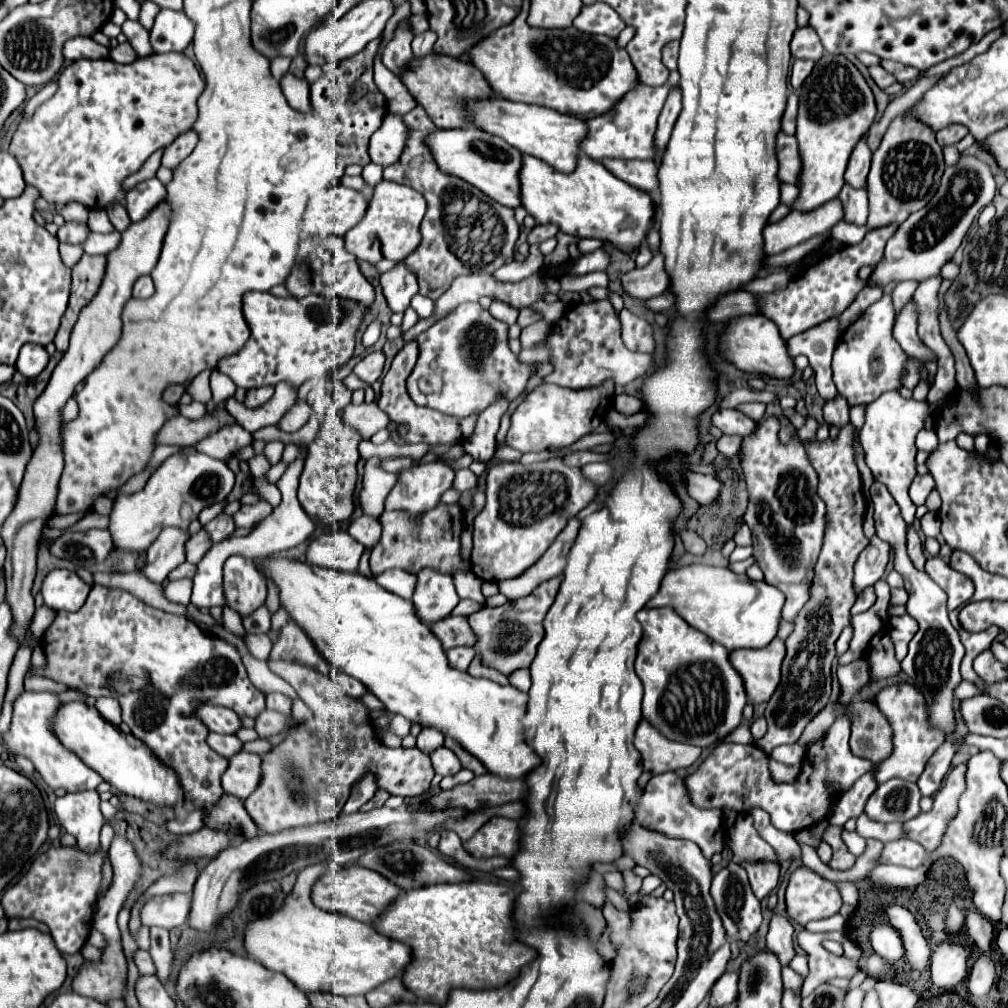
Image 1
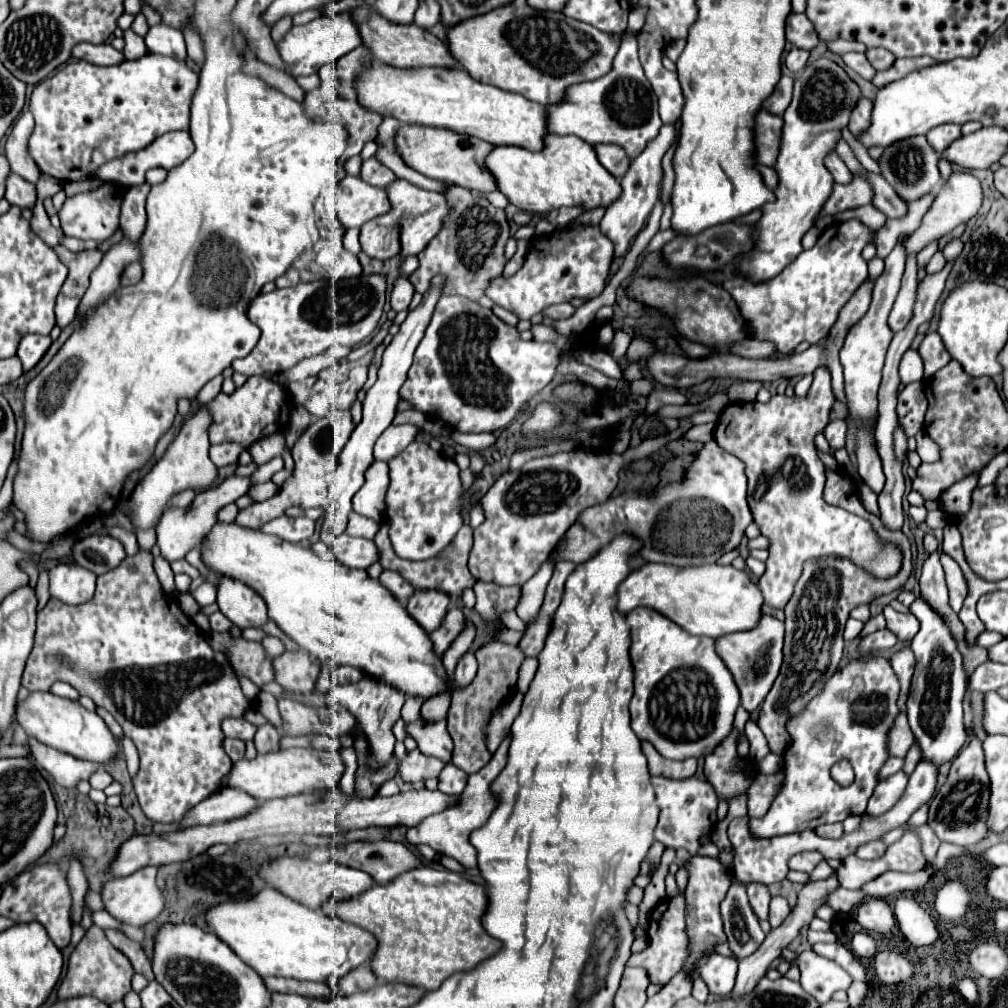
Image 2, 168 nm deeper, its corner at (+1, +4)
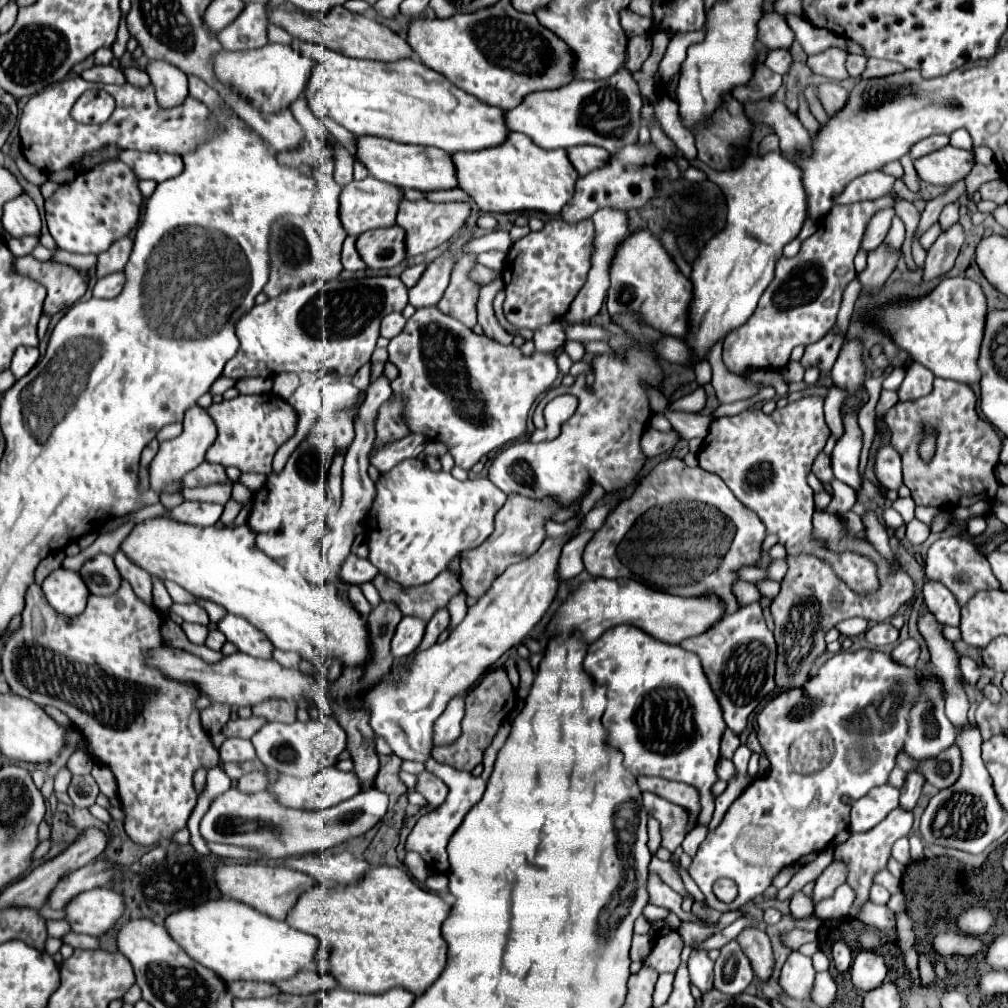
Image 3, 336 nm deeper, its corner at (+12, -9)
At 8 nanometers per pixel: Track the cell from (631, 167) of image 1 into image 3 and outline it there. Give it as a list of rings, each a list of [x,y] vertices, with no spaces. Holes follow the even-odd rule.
[[[585,144],[585,146],[567,148],[567,156],[579,174],[587,174],[589,170],[595,170],[595,166],[601,166],[609,156],[609,152],[599,146]]]

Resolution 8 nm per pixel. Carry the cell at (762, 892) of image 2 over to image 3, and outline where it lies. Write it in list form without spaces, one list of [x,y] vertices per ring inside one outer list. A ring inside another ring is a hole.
[[[747,930],[747,934],[739,934],[737,942],[743,954],[749,958],[755,976],[767,984],[771,980],[773,966],[775,966],[769,936],[761,930]]]

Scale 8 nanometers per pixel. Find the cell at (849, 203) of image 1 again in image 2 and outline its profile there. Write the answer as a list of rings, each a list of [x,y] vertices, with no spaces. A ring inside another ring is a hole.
[[[834,151],[834,153],[830,153],[830,155],[826,157],[826,167],[830,169],[830,173],[832,173],[832,177],[834,177],[834,181],[836,181],[836,183],[848,185],[848,183],[852,181],[852,173],[850,173],[850,171],[848,171],[848,167],[844,165],[844,161],[836,155],[836,151]]]

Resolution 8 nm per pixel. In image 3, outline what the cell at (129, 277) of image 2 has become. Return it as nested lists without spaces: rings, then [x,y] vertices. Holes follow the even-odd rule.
[[[115,272],[111,276],[97,280],[97,284],[93,288],[93,296],[95,298],[115,298],[123,290],[123,284],[125,284],[123,272]]]

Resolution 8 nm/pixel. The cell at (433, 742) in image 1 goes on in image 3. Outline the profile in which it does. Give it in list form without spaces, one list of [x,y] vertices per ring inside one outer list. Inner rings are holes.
[[[461,590],[457,596],[453,596],[453,598],[449,600],[449,604],[447,604],[447,610],[449,610],[449,614],[451,614],[451,626],[449,626],[449,628],[455,628],[455,626],[465,618],[465,614],[467,614],[467,604],[465,604],[465,600],[467,600],[465,590]]]

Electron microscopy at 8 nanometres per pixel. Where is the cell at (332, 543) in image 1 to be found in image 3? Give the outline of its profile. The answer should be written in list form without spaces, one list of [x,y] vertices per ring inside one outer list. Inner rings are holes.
[[[351,554],[341,568],[341,574],[347,584],[363,584],[363,582],[373,582],[379,570],[369,560],[363,560]]]

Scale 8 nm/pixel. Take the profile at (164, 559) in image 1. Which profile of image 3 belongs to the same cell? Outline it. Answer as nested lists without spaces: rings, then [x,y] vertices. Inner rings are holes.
[[[183,502],[171,510],[171,518],[185,522],[185,524],[197,524],[197,526],[211,526],[221,518],[223,506],[211,504],[211,502]]]

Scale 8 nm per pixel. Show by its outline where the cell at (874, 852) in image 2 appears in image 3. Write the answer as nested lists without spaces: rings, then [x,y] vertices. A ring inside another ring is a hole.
[[[881,870],[877,876],[875,876],[875,882],[885,886],[889,890],[889,894],[897,894],[901,890],[901,882],[889,872],[889,870]]]

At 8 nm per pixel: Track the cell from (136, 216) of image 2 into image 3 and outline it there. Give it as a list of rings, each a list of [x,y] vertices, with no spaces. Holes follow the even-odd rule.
[[[125,236],[125,238],[113,242],[107,252],[99,254],[97,278],[103,278],[103,276],[113,274],[113,272],[121,272],[129,260],[131,248],[133,248],[133,240],[129,236]]]

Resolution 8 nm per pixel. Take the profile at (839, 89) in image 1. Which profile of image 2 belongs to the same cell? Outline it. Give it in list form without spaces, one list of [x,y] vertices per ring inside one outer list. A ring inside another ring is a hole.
[[[828,57],[816,59],[794,79],[794,97],[782,117],[782,145],[774,167],[780,177],[780,185],[774,191],[776,201],[762,207],[762,219],[756,223],[756,249],[742,257],[740,269],[744,277],[752,281],[776,277],[804,251],[800,239],[810,229],[834,187],[834,177],[826,169],[824,159],[842,139],[842,129],[848,125],[860,97],[860,87]]]

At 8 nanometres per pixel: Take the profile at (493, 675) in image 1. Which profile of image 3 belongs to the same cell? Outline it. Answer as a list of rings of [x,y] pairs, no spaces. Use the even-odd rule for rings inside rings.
[[[495,668],[489,670],[481,682],[477,686],[473,686],[467,696],[465,696],[465,718],[463,718],[463,734],[459,736],[459,742],[455,742],[455,746],[441,746],[433,750],[433,758],[437,762],[455,766],[455,770],[463,770],[463,772],[471,772],[477,764],[481,764],[483,760],[483,752],[485,748],[491,744],[493,736],[497,734],[501,722],[505,720],[505,716],[515,708],[515,690],[505,674],[503,668]]]

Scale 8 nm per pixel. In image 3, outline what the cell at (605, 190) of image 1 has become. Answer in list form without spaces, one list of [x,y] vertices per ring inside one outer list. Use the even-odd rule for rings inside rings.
[[[507,132],[507,140],[477,152],[451,154],[459,188],[481,212],[525,212],[541,210],[557,216],[575,192],[577,172],[563,148],[543,150],[521,132]]]

